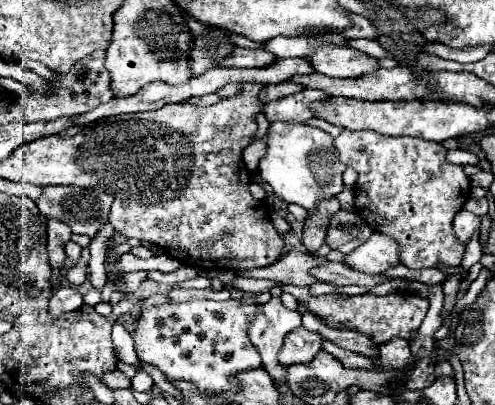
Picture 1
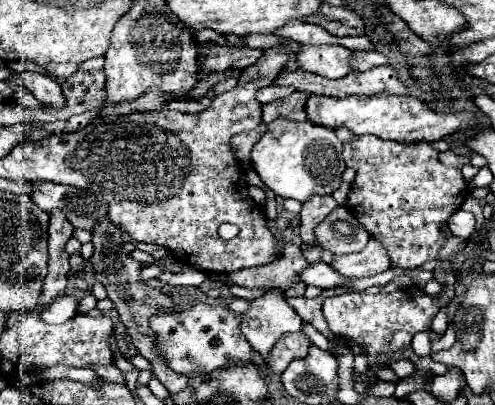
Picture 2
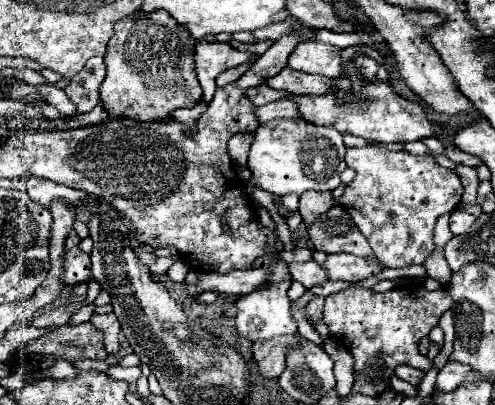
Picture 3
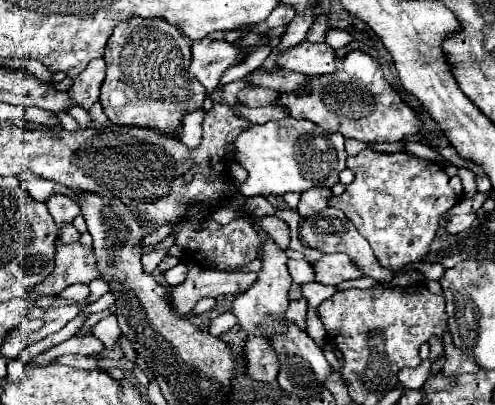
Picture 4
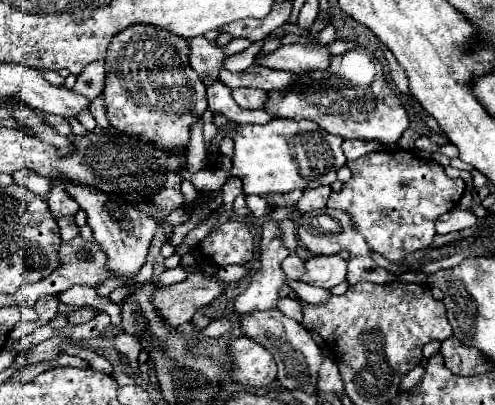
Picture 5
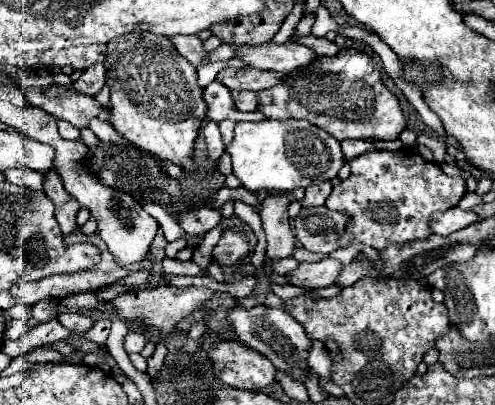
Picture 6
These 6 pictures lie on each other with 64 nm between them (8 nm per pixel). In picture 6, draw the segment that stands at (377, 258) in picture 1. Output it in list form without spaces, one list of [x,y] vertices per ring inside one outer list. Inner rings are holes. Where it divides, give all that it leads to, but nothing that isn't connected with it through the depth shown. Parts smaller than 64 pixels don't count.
[[[324,256],[320,262],[300,262],[298,268],[286,278],[294,286],[324,288],[336,282],[336,276],[340,274],[340,270],[342,270],[342,264],[336,258]]]

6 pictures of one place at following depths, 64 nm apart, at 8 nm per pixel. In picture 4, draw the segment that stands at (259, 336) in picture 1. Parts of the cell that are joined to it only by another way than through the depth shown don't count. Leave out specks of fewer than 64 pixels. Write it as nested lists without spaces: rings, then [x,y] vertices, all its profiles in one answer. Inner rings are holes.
[[[266,236],[264,244],[262,244],[262,268],[258,272],[258,280],[256,280],[256,284],[252,284],[252,288],[238,294],[232,304],[232,312],[240,320],[242,328],[252,336],[260,336],[262,330],[266,330],[266,332],[284,332],[286,330],[282,318],[288,308],[288,290],[292,286],[292,278],[288,274],[286,260],[288,258],[286,258],[284,250],[280,250],[276,246],[276,242],[270,236]],[[272,316],[278,316],[278,320],[274,320]]]

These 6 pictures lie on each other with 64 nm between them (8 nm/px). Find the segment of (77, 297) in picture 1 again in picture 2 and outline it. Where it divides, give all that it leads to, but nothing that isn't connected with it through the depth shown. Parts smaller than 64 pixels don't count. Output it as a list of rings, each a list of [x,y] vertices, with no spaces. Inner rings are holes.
[[[60,296],[42,312],[42,320],[46,324],[62,324],[70,320],[70,316],[76,314],[76,310],[78,310],[78,300],[74,296]]]

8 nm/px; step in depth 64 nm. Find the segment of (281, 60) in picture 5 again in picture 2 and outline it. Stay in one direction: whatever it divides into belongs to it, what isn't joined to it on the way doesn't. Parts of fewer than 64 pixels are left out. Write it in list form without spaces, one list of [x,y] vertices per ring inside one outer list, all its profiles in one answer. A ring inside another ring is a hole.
[[[302,46],[294,60],[300,60],[300,68],[326,78],[342,78],[352,72],[352,52],[344,46]]]

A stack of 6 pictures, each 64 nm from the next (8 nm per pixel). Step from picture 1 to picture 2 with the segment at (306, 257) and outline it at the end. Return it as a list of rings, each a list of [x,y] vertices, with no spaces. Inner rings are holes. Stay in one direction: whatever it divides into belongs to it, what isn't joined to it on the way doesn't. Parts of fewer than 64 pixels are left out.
[[[290,242],[284,244],[282,254],[284,254],[282,260],[270,262],[264,266],[256,266],[256,268],[244,268],[240,272],[230,272],[216,280],[226,286],[244,286],[248,290],[254,290],[254,288],[262,288],[262,290],[284,288],[284,290],[288,290],[292,284],[300,282],[298,276],[306,268],[308,262],[302,258],[300,248]]]

